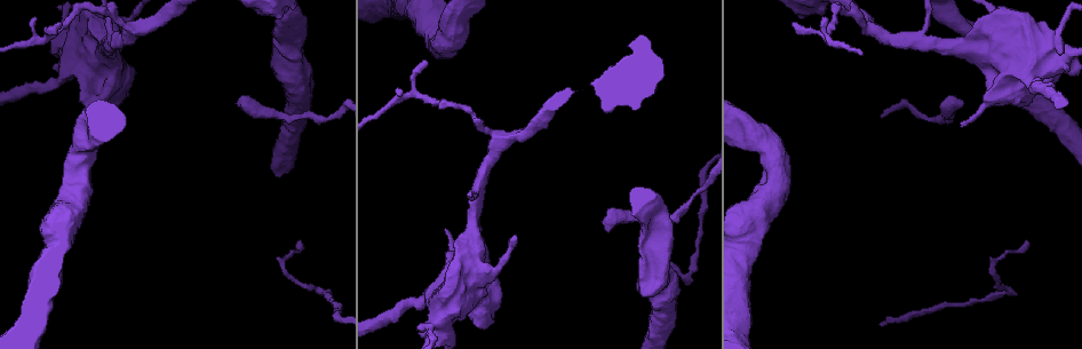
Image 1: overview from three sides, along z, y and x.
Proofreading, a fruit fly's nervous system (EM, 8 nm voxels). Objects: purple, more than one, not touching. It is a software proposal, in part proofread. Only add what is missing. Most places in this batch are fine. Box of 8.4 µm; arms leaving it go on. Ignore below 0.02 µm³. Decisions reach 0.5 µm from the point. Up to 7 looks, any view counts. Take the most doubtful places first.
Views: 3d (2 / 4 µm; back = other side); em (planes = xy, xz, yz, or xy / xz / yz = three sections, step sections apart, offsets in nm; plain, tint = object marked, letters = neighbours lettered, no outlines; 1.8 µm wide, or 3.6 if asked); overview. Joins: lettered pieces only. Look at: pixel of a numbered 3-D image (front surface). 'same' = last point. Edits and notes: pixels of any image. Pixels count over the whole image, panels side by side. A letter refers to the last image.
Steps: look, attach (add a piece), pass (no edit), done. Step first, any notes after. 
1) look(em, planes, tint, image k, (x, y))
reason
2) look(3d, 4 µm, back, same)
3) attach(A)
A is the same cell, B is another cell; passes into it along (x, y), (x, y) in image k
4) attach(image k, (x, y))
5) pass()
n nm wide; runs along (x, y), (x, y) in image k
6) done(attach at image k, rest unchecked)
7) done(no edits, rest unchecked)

look(em, planes, letters, image 1, (644, 232))
stops while still wide

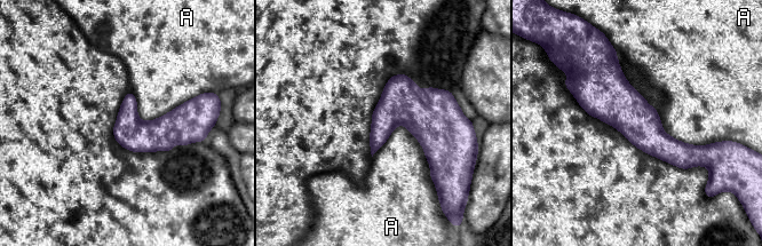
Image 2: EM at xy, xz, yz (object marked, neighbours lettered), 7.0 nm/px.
pass()
A touches over 500 nm; A is another cell; border along (397, 125), (422, 148), (434, 184) in image 2; no lettered piece goes on from it

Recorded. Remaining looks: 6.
look(em, 3.6 µm, planes, plain, image 1, (961, 125))
free end

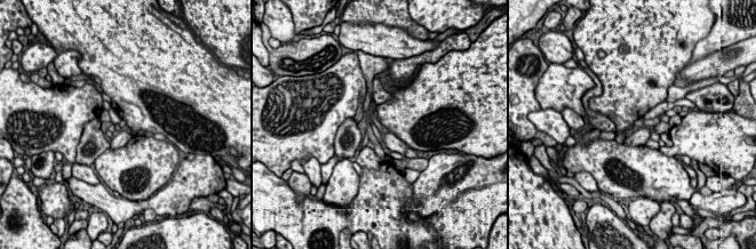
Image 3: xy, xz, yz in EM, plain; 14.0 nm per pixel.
look(em, 3.6 µm, planes, letters, same)

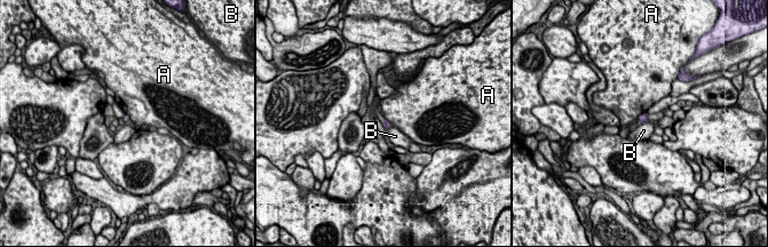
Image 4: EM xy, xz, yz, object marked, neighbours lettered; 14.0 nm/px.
pass()
A touches over 140 nm; A and B are other cells; border along (386, 118), (392, 125) in image 4; none of them fits

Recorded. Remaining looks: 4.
look(em, planes, letters, image 1, (419, 333))
thick end

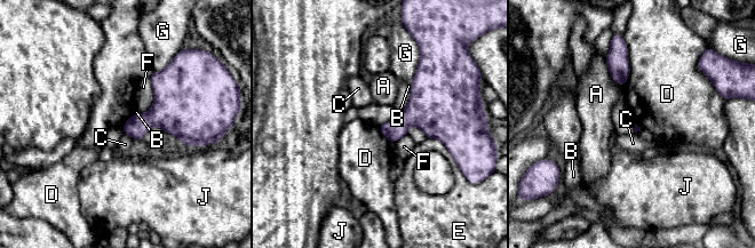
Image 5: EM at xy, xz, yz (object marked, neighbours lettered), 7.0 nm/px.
pass()
A, B, C, D, E, F, G and J are other cells; none of them fits

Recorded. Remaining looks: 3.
done(no edits, rest unchecked)

